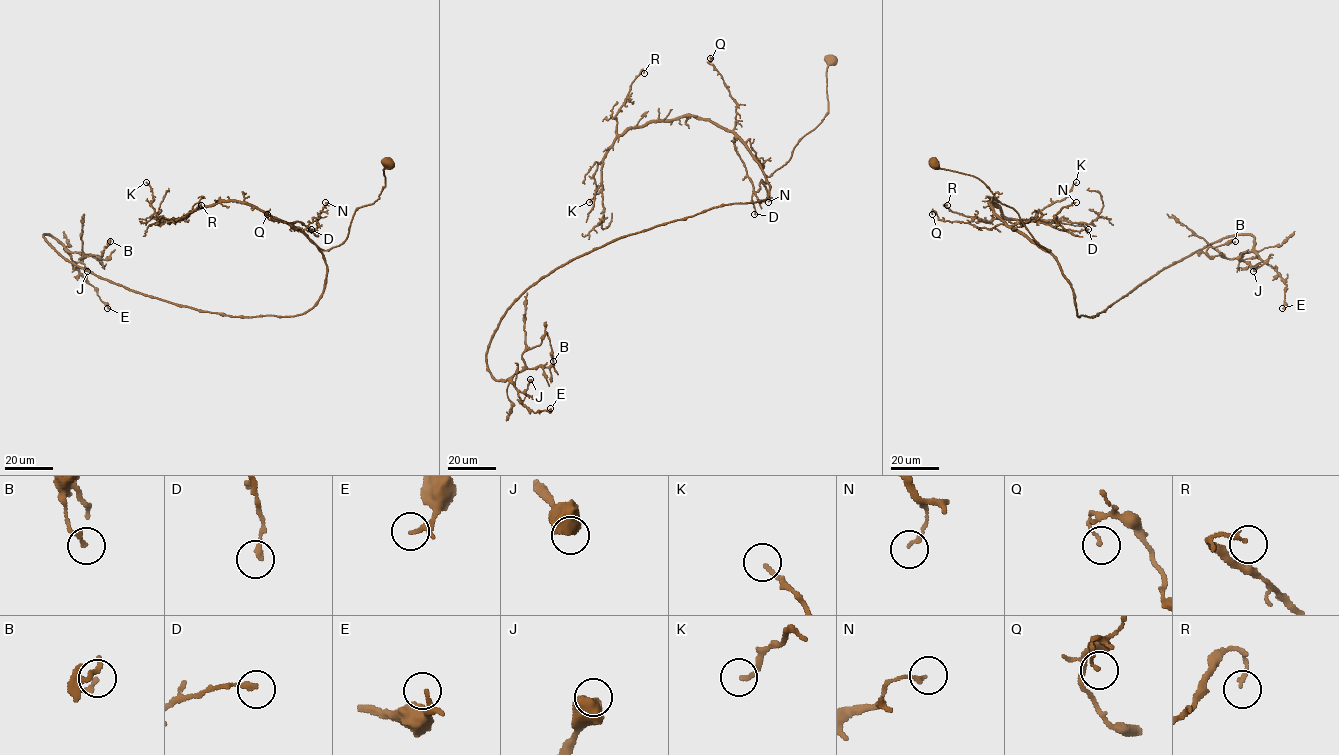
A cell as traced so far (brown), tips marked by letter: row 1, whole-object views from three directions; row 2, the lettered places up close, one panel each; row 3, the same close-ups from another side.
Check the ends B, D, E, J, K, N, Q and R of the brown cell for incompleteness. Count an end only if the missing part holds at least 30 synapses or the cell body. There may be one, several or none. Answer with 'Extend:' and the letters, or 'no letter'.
Extend: no letter

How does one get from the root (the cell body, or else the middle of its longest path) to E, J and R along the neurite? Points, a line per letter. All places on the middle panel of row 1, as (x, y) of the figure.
E: (831, 59), (828, 112), (763, 172), (764, 200), (615, 239), (507, 311), (487, 370), (550, 408)
J: (831, 59), (828, 112), (763, 172), (764, 200), (615, 239), (515, 300), (487, 370), (520, 392), (530, 379)
R: (831, 59), (828, 112), (769, 177), (732, 133), (708, 120), (683, 116), (618, 134), (617, 112), (644, 73)

